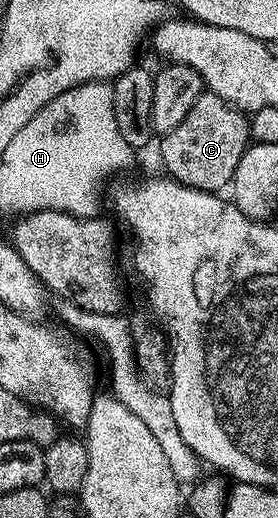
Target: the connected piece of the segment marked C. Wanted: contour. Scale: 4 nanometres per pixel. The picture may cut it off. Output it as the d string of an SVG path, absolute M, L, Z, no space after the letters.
M203 93L190 106L184 121L161 136L165 174L186 187L221 192L221 187L229 188L233 184L236 165L240 165L240 157L251 139L250 124L243 112L225 103L219 95Z

